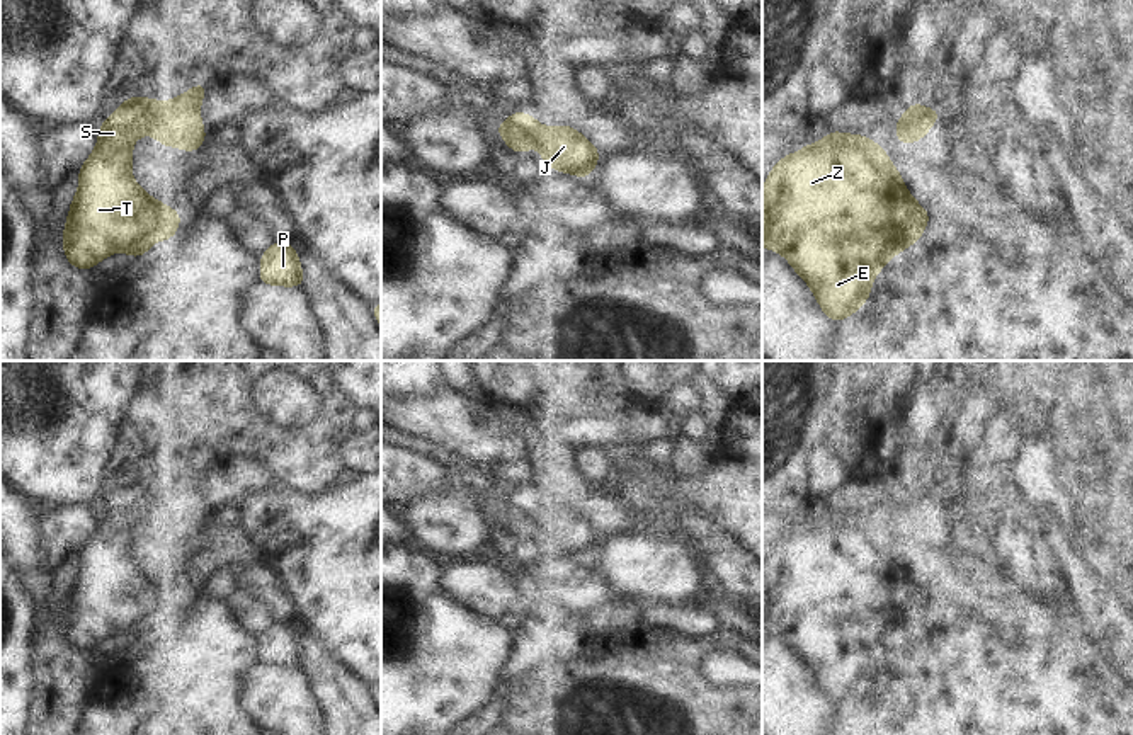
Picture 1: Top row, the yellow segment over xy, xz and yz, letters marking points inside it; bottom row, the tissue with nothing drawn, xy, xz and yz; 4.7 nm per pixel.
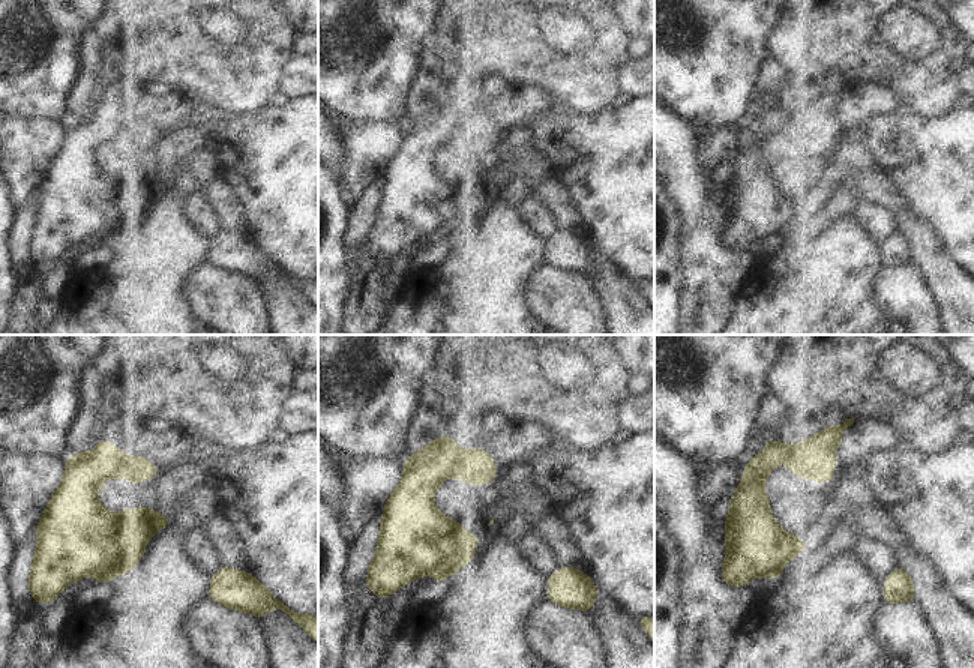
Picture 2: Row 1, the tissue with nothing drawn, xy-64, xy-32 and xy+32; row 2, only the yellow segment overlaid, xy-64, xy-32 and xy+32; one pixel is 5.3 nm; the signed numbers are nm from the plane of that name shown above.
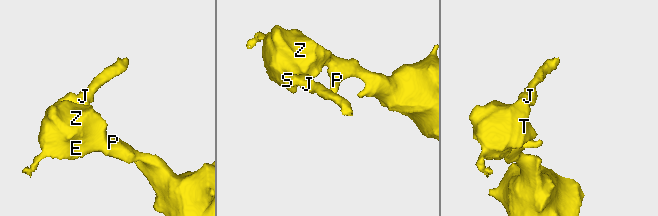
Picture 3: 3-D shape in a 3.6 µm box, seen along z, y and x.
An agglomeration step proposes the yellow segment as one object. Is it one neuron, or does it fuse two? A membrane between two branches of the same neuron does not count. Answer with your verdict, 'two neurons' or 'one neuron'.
two neurons

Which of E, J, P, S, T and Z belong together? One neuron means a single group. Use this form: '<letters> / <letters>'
E P S T Z / J

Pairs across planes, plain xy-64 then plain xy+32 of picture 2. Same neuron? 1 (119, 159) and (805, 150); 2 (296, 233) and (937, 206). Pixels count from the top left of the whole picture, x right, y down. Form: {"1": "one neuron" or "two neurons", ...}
{"1": "two neurons", "2": "one neuron"}

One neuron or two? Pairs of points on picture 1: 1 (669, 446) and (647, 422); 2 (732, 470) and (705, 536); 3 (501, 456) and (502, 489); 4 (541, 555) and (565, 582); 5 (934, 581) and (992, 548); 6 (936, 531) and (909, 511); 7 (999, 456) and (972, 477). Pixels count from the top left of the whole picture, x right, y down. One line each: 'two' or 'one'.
1: two
2: two
3: two
4: one
5: two
6: one
7: one

